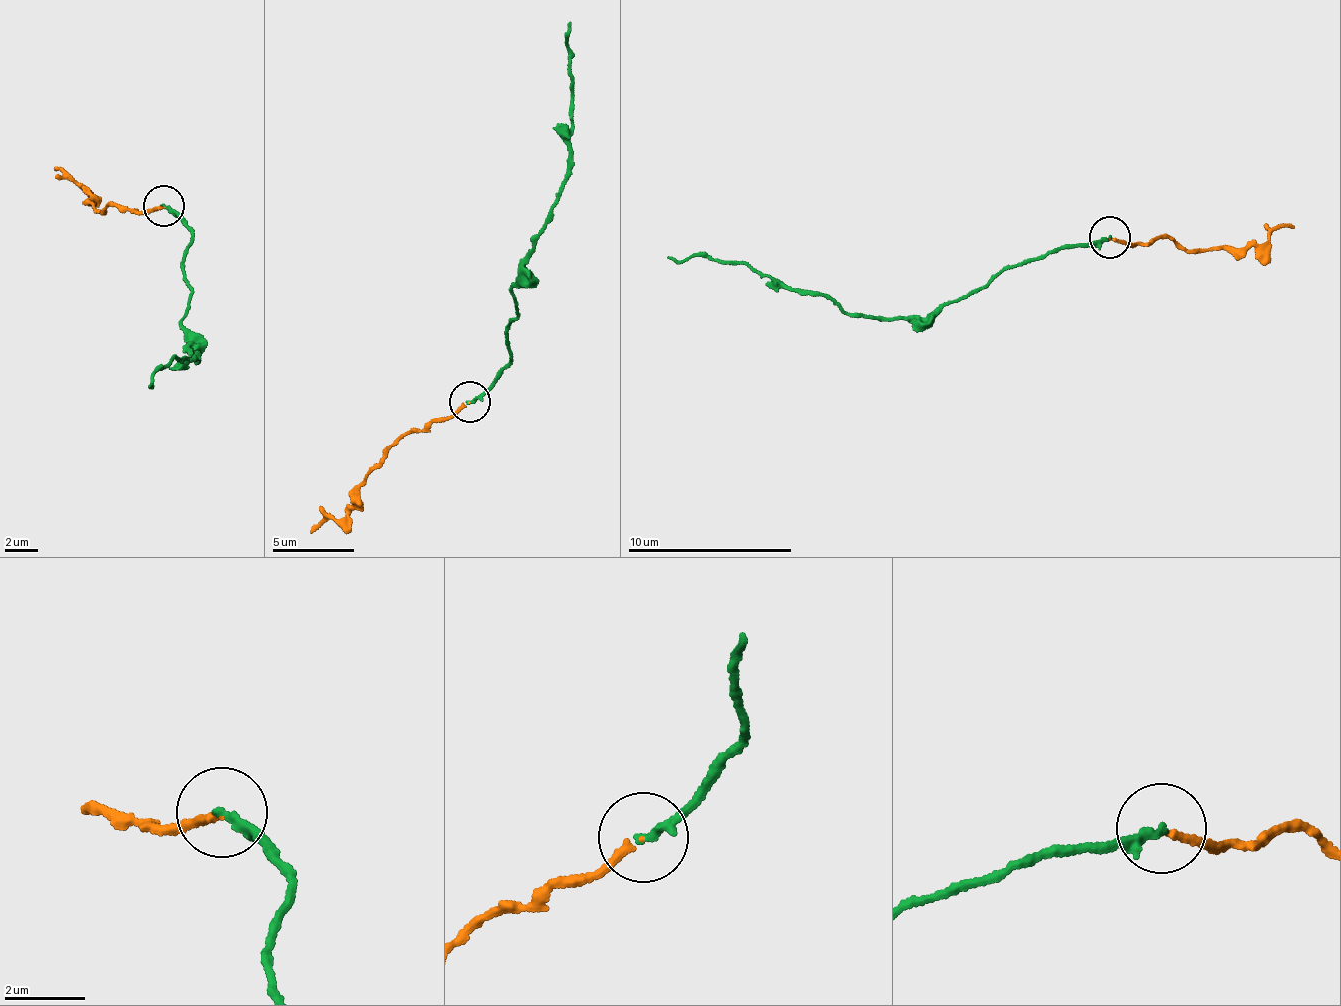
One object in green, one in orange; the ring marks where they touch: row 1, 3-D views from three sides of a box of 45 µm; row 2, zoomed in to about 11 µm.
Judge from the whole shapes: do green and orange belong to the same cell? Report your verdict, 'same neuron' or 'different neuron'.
same neuron

